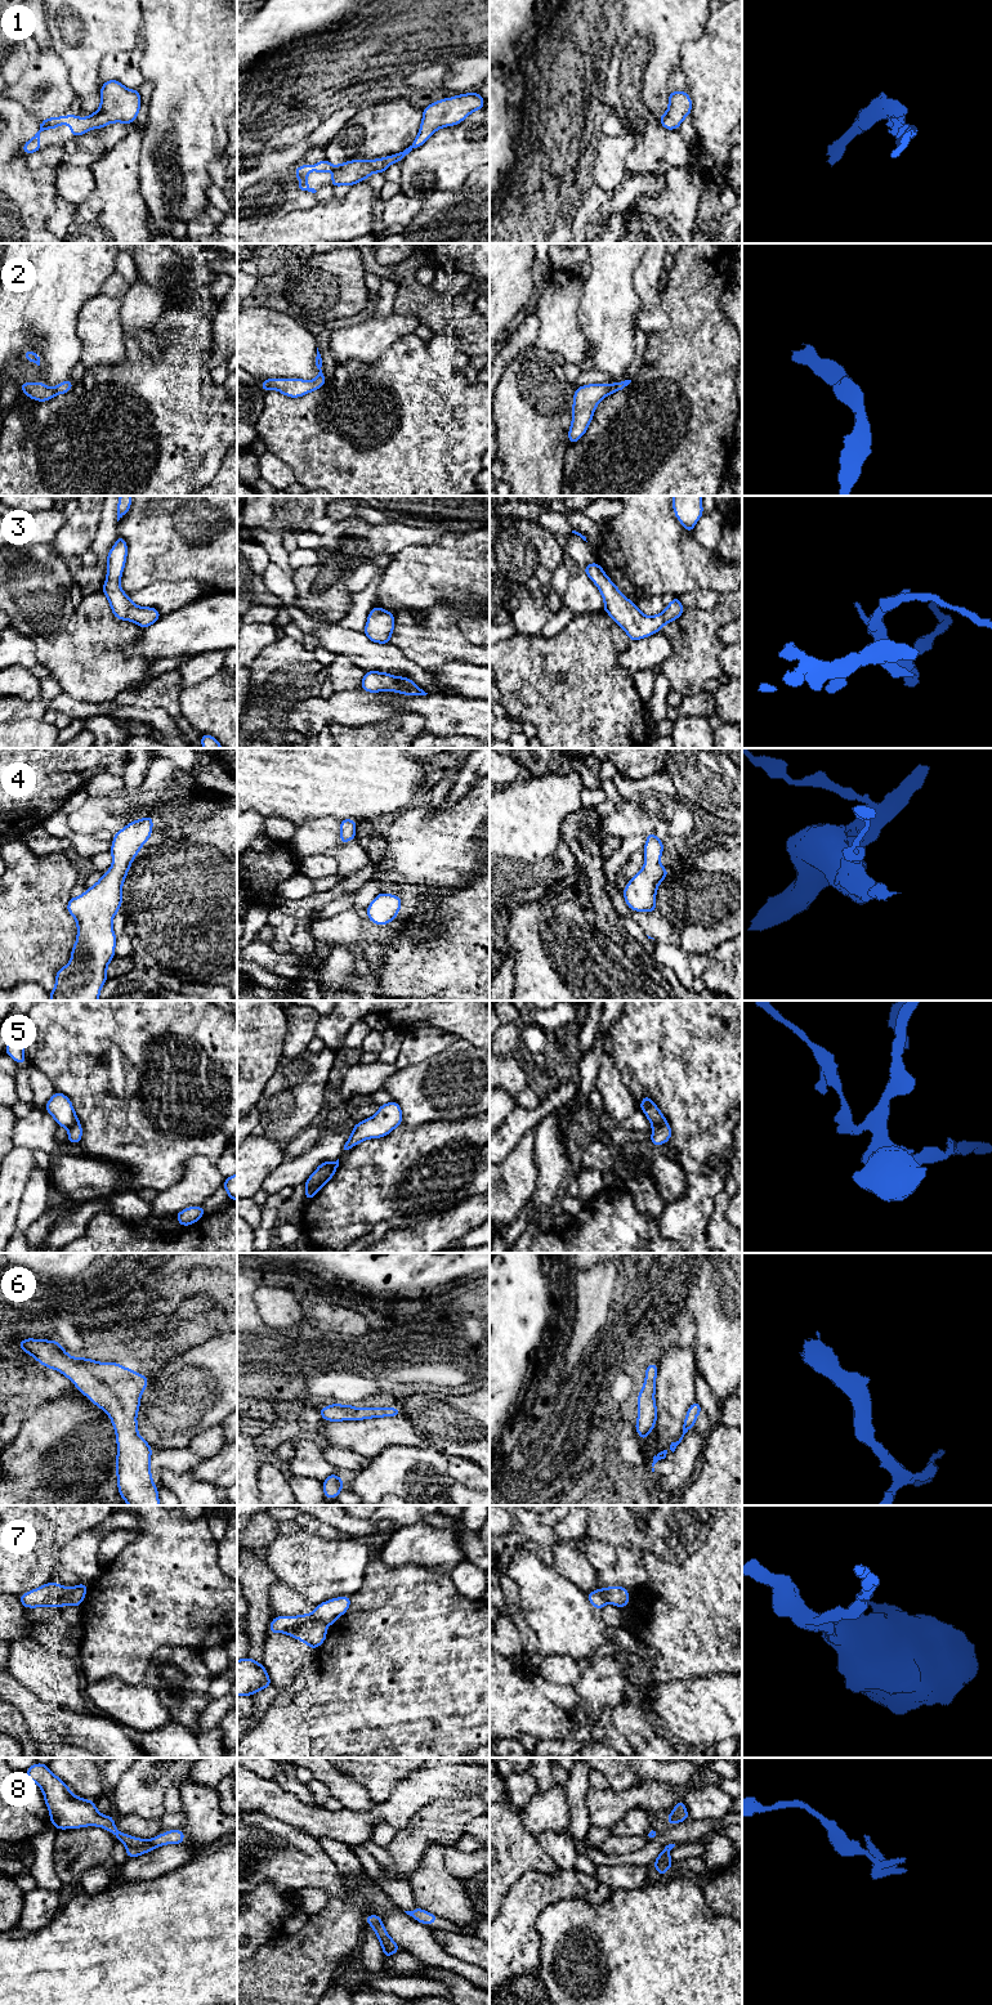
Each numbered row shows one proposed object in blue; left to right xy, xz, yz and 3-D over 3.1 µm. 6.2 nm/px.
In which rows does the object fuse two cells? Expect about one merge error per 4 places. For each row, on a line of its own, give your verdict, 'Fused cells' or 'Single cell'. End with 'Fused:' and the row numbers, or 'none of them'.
1: Single cell
2: Single cell
3: Single cell
4: Single cell
5: Fused cells
6: Single cell
7: Fused cells
8: Single cell
Fused: 5, 7

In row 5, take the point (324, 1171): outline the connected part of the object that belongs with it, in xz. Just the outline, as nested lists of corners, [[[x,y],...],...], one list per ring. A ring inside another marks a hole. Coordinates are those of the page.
[[[323,1162],[318,1168],[310,1174],[310,1177],[304,1182],[305,1189],[317,1187],[321,1181],[326,1180],[332,1172],[332,1163]]]

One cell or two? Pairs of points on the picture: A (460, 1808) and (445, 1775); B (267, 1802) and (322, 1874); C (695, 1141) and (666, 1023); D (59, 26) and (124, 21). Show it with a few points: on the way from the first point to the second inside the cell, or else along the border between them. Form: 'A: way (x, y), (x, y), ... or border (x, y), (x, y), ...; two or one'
A: border (476, 1794), (434, 1800), (427, 1806); two
B: border (253, 1813), (278, 1818), (309, 1835); two
C: way (695, 1111), (695, 1052); one
D: way (75, 26), (81, 26), (86, 21), (108, 21); one

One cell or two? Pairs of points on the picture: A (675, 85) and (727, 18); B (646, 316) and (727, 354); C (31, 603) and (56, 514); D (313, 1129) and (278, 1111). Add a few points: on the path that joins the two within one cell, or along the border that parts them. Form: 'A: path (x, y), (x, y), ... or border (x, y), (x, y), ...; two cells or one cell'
A: border (679, 67), (686, 76), (686, 90); two cells
B: border (660, 298), (662, 310), (670, 326), (647, 335); two cells
C: border (49, 542), (40, 545); two cells
D: border (321, 1118), (284, 1145); two cells

